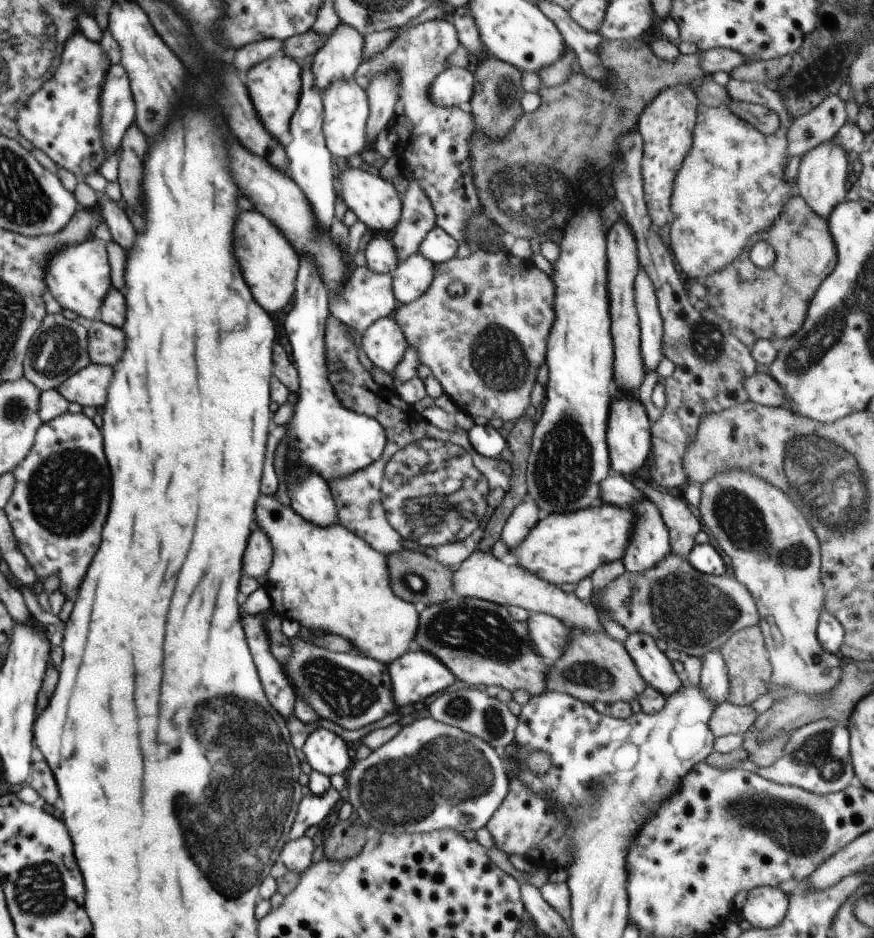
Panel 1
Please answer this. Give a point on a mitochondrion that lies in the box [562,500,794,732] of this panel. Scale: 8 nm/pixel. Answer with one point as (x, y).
(690, 614)

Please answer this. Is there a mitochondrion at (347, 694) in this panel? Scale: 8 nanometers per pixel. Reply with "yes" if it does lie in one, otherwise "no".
yes

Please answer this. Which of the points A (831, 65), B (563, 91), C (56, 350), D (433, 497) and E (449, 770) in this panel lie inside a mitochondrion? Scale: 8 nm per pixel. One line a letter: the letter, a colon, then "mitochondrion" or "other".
A: mitochondrion
B: other
C: mitochondrion
D: mitochondrion
E: mitochondrion

